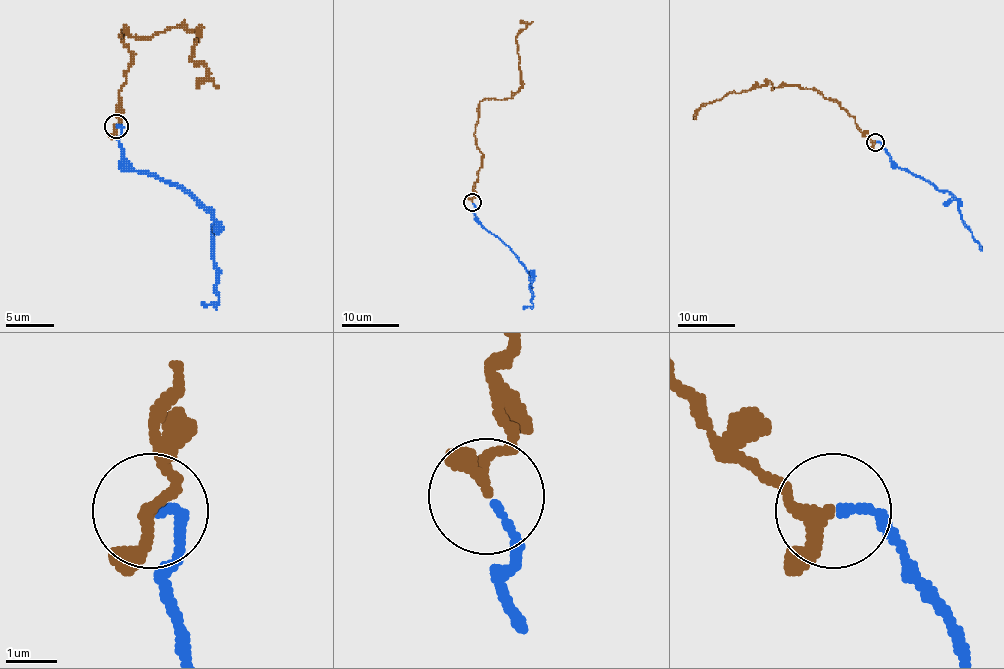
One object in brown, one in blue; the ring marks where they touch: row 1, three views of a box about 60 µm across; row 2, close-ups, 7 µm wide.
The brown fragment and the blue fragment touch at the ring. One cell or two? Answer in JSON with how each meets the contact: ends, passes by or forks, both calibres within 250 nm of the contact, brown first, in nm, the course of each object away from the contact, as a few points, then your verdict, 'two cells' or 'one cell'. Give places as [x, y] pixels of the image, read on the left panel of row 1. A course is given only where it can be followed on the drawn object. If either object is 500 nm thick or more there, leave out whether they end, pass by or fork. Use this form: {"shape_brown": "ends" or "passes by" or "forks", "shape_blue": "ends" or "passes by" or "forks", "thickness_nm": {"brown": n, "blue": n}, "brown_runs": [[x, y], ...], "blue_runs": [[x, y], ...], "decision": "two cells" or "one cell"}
{"shape_brown": "passes by", "shape_blue": "ends", "thickness_nm": {"brown": 200, "blue": 160}, "brown_runs": [[116, 127], [133, 54], [124, 32], [153, 37], [182, 25], [199, 34], [189, 59], [206, 69], [196, 88]], "blue_runs": [[116, 127], [121, 129], [121, 154], [136, 171], [177, 183], [211, 209], [218, 299], [201, 302]], "decision": "one cell"}

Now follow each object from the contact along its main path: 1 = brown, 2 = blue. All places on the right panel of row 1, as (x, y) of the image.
1: (875, 142), (836, 102), (797, 86), (771, 89), (770, 81), (731, 92), (700, 107), (693, 119)
2: (876, 142), (900, 168), (920, 175), (939, 190), (949, 191), (959, 203), (962, 222), (980, 246)

